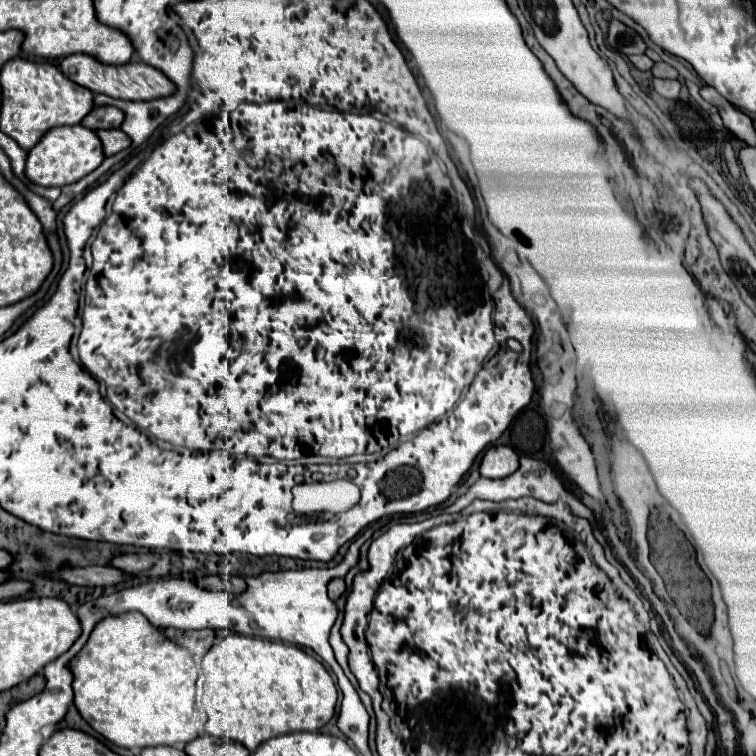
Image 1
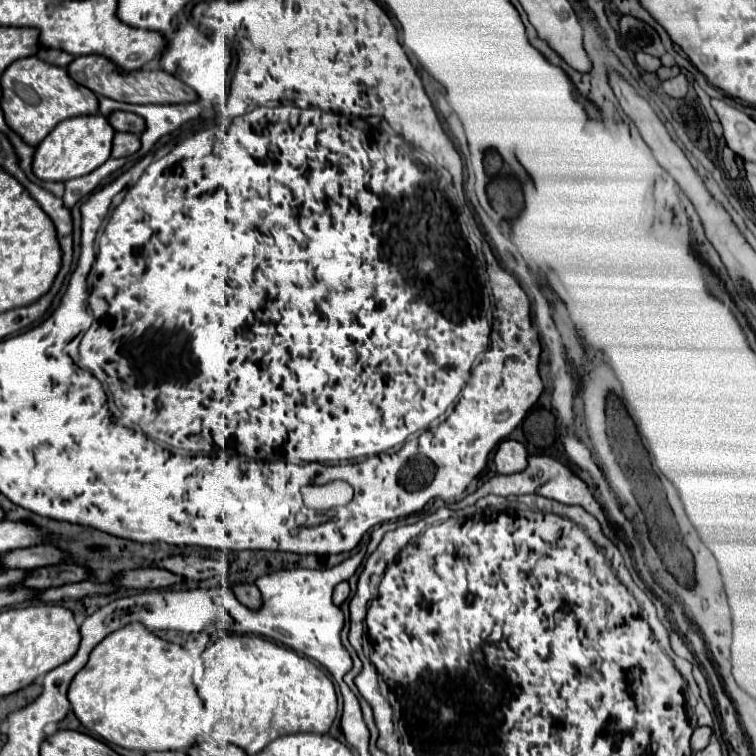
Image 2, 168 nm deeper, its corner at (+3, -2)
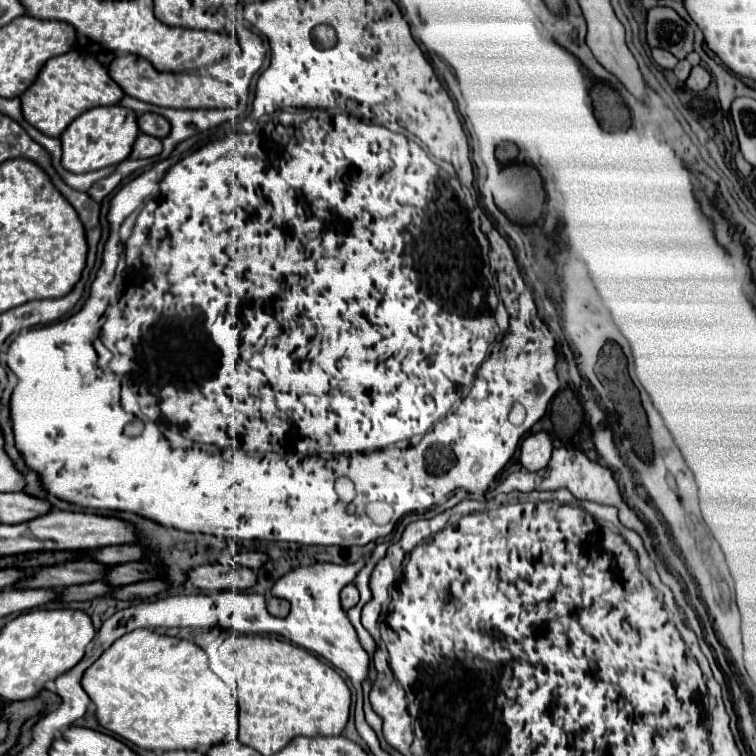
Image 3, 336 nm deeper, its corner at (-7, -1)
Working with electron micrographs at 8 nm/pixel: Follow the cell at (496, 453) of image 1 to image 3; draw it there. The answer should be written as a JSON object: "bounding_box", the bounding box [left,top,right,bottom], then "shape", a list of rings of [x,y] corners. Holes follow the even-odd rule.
{"bounding_box":[520,433,552,471],"shape":[[[548,433],[528,435],[520,445],[520,463],[528,471],[540,471],[548,465],[552,455],[552,441]]]}

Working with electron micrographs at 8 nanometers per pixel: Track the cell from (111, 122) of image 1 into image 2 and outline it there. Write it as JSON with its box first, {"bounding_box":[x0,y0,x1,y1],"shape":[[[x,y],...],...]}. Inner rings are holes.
{"bounding_box":[108,112,144,136],"shape":[[[114,112],[108,120],[112,122],[112,128],[116,132],[132,132],[138,136],[144,132],[144,118],[132,112]]]}

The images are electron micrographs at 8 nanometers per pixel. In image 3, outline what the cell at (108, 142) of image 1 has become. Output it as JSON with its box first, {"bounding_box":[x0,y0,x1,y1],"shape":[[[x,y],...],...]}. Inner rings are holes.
{"bounding_box":[130,133,162,159],"shape":[[[140,133],[134,141],[134,147],[132,147],[132,153],[130,153],[130,159],[144,159],[144,157],[154,157],[162,151],[162,143],[158,137],[152,137],[152,135],[146,135],[146,133]]]}

